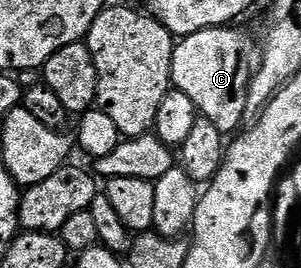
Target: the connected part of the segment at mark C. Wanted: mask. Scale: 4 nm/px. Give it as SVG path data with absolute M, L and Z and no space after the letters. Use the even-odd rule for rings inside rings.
M237 27L204 29L180 38L173 46L172 88L189 96L198 114L215 123L226 135L236 134L242 128L241 120L246 120L251 76L251 61L245 58L249 37L243 30L233 28Z

